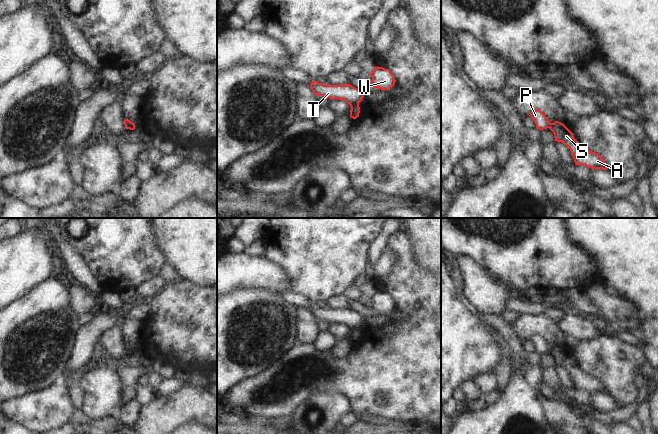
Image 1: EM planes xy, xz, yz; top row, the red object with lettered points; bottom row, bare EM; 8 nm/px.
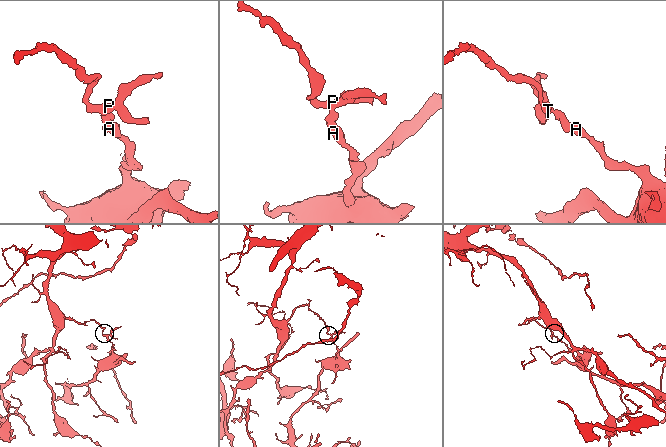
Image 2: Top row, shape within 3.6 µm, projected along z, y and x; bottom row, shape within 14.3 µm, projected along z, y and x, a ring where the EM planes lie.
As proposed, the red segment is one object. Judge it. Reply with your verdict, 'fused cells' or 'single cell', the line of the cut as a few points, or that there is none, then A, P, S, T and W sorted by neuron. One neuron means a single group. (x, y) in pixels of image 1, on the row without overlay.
fused cells; cut in xz along (358, 327), (350, 330); A S / P T W

